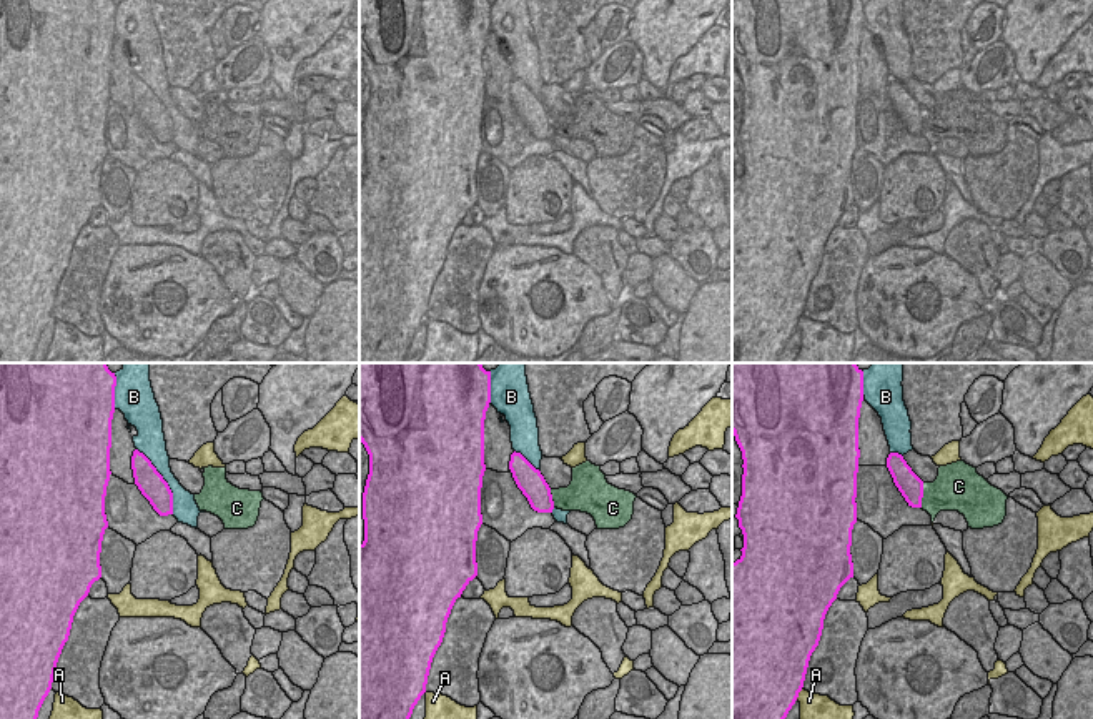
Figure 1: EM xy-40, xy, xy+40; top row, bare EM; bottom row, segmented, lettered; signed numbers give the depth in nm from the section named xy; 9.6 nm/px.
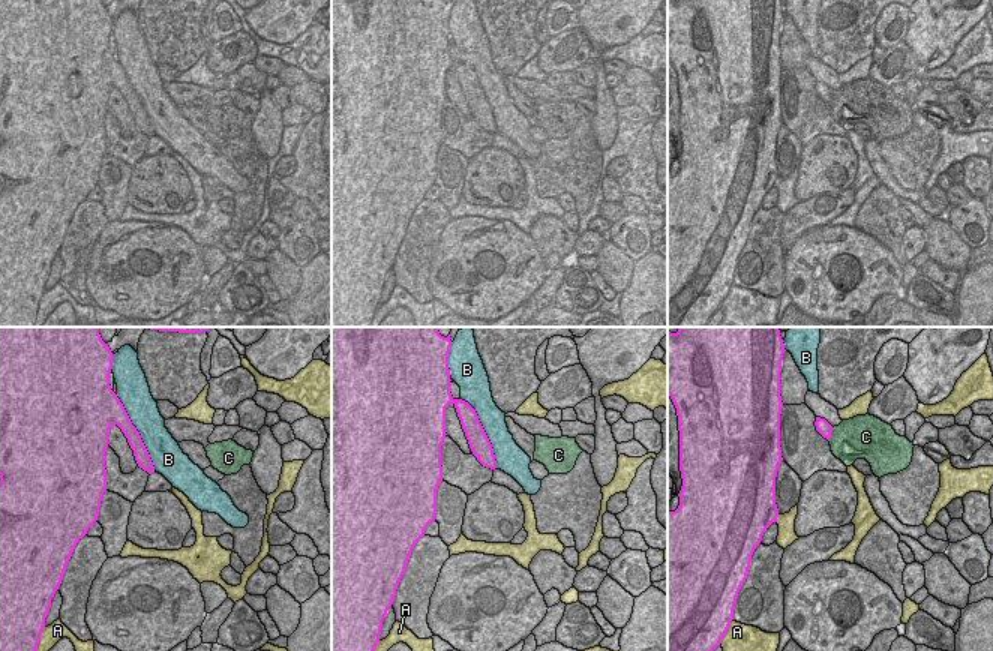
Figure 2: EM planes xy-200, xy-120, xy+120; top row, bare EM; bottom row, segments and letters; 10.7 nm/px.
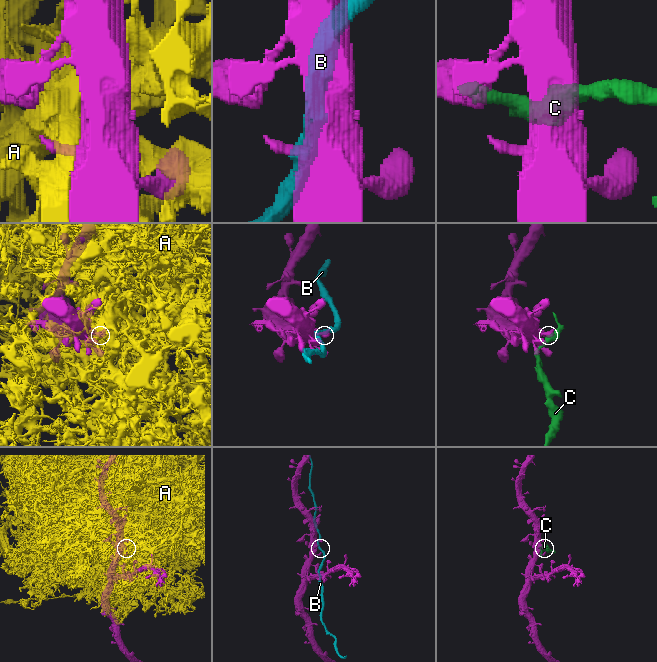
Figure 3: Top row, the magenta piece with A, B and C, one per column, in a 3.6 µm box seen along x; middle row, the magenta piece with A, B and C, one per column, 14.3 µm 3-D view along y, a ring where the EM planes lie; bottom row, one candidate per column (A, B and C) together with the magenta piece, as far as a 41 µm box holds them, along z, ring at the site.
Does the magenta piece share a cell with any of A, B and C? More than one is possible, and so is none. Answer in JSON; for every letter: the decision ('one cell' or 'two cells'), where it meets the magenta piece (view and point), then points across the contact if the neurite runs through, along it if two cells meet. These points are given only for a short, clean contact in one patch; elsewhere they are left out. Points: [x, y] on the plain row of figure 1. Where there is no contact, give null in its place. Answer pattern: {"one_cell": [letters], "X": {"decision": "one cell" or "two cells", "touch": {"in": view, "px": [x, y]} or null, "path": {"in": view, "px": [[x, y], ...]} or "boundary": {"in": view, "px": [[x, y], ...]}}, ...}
{"one_cell": [], "A": {"decision": "two cells", "touch": {"in": "xy+40", "px": [797, 322]}}, "B": {"decision": "two cells", "touch": {"in": "xy-40", "px": [165, 109]}}, "C": {"decision": "two cells", "touch": {"in": "xy+40", "px": [922, 122]}, "boundary": {"in": "xy+40", "px": [[924, 110], [920, 133]]}}}

